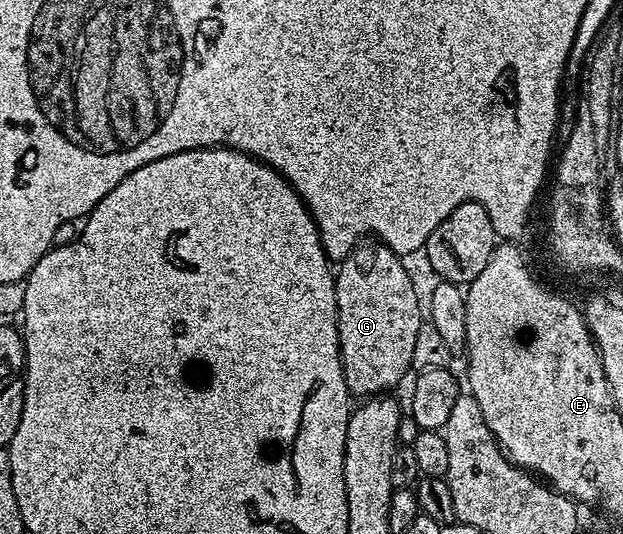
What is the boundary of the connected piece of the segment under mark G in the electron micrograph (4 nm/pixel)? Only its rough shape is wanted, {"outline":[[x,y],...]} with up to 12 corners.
{"outline":[[384,244],[334,276],[349,393],[413,371],[422,296]]}

